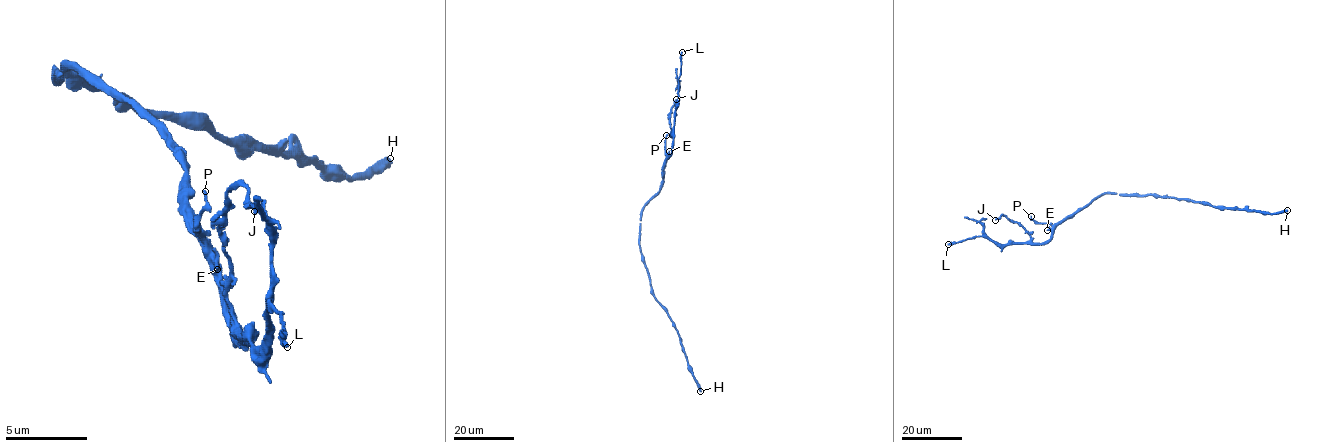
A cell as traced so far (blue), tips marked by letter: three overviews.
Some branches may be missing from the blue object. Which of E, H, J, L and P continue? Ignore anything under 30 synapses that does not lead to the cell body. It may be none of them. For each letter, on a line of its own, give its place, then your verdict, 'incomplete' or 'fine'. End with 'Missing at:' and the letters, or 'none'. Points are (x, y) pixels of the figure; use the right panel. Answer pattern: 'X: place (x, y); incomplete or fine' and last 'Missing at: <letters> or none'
E: place (1047, 230); fine
H: place (1287, 210); fine
J: place (995, 220); fine
L: place (948, 244); fine
P: place (1031, 216); fine
Missing at: none

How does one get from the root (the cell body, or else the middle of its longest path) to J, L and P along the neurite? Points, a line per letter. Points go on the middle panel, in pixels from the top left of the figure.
J: (640, 215), (642, 207), (661, 185), (663, 164), (672, 149), (670, 112), (676, 99)
L: (640, 215), (642, 207), (660, 190), (663, 164), (673, 145), (682, 52)
P: (640, 215), (642, 207), (661, 185), (666, 135)

